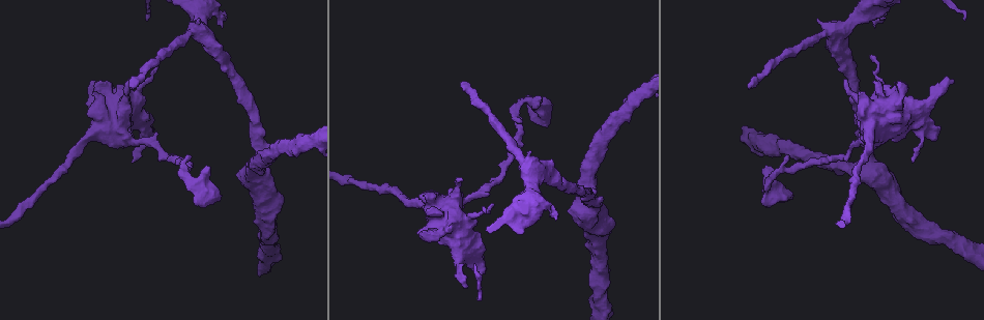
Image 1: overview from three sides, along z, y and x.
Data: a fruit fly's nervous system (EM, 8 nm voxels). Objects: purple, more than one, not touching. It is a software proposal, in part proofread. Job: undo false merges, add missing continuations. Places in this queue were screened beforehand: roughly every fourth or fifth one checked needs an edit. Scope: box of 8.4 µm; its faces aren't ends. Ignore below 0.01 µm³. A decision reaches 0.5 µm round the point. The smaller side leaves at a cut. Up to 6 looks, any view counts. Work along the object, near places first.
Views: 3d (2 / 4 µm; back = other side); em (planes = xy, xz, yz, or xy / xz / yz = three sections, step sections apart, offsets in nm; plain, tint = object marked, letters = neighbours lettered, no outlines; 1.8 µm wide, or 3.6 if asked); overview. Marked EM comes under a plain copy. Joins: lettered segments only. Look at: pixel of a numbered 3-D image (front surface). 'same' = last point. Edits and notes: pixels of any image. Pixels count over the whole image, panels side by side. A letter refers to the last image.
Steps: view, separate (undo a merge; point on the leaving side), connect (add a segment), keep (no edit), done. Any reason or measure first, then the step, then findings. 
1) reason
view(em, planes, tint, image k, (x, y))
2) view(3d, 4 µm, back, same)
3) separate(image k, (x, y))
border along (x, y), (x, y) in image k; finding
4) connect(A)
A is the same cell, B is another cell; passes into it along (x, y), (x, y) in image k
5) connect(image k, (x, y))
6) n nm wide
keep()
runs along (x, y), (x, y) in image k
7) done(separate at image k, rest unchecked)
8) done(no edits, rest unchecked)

branch stops here
view(em, planes, letters, image 1, (749, 86))

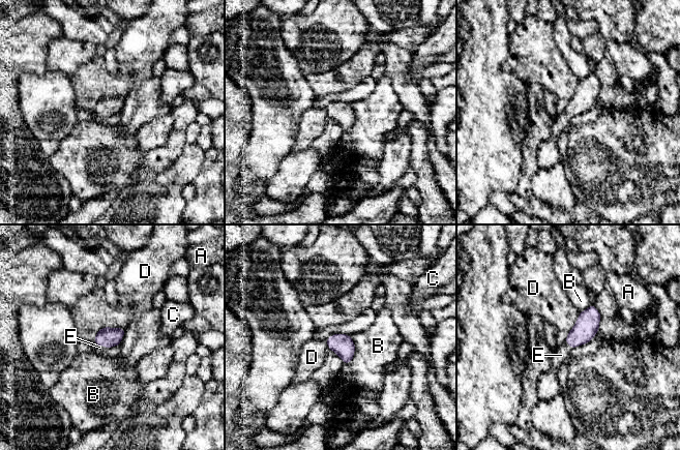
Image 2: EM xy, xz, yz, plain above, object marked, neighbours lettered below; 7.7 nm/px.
connect(E)
E is the same cell, A, B, C and D are other cells; passes into it along (587, 325), (569, 346), (561, 355) in image 2; the neuron continues

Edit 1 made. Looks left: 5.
see it whole again
view(overview)

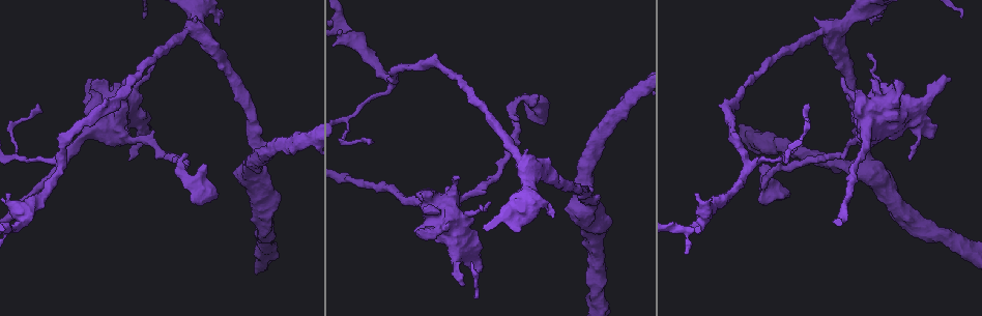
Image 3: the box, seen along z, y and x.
free end
view(em, xy, step 4, letters, image 3, (91, 92))

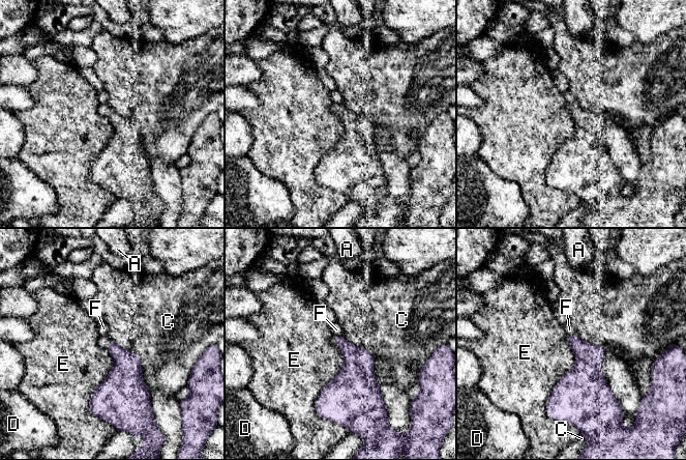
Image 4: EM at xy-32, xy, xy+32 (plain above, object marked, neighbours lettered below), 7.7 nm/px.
keep()
A, C, D, E and F are other cells; border along (567, 337), (574, 365), (545, 410) in image 4; no lettered segment goes on from it

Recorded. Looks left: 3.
an open end
view(em, planes, letters, image 3, (463, 284))

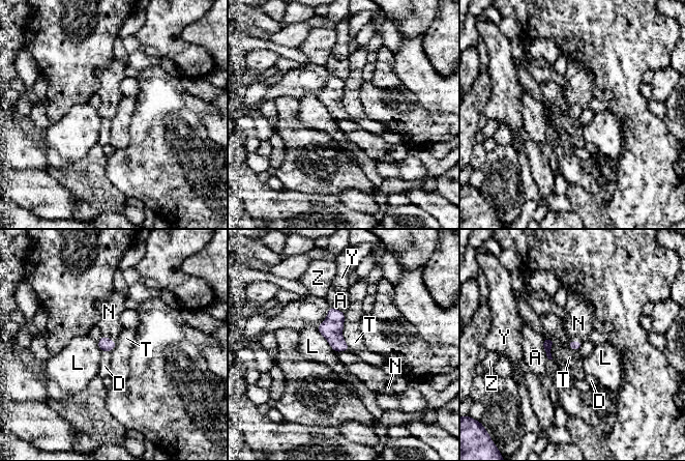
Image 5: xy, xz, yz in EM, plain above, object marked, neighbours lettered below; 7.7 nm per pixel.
connect(N)
N is the same cell, A, D, L, T, Y and Z are other cells; passes into it along (105, 344), (109, 338), (109, 312) in image 5; the neuron continues

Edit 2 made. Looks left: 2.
done(connect at image 2, connect at image 5, rest unchecked)

